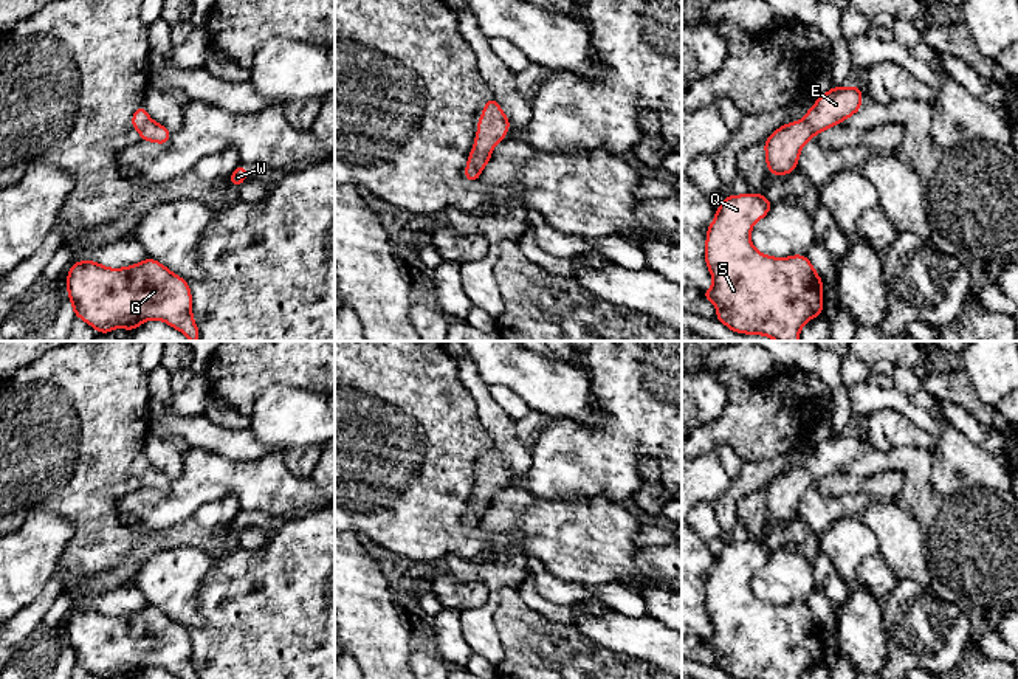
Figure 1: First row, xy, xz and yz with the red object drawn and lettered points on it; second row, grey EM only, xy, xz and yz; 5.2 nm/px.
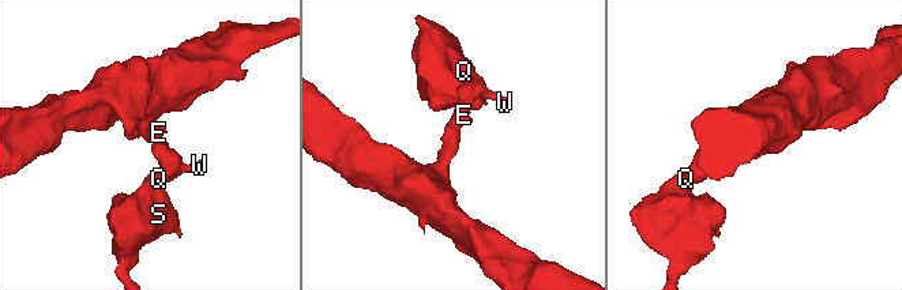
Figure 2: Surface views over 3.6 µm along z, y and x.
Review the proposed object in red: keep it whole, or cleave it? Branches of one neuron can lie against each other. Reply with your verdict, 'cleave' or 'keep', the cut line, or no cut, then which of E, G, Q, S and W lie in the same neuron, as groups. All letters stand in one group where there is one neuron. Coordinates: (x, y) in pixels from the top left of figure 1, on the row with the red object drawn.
keep; no cut; E G Q S W

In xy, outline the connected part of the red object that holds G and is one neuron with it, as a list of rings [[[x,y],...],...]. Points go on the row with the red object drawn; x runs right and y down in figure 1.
[[[155,259],[126,268],[76,260],[67,274],[67,291],[76,318],[102,335],[119,327],[133,332],[144,321],[160,319],[191,341],[200,338],[189,284]]]

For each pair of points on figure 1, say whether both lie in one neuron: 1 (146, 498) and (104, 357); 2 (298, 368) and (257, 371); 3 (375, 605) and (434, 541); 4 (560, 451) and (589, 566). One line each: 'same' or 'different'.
1: different
2: same
3: different
4: different

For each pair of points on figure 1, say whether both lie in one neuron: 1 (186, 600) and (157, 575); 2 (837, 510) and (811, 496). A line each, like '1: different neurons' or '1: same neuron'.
1: same neuron
2: same neuron

